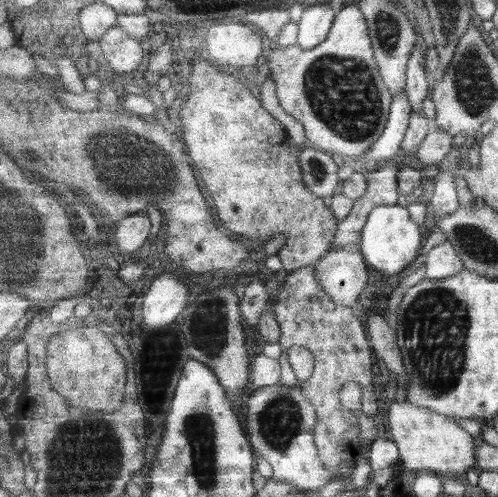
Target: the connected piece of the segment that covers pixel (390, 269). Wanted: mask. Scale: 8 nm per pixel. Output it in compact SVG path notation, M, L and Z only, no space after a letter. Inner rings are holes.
M405 201L397 205L376 206L362 230L361 240L357 248L363 253L366 262L384 273L387 278L402 276L408 264L411 264L419 255L421 244L423 244L419 224L412 219Z

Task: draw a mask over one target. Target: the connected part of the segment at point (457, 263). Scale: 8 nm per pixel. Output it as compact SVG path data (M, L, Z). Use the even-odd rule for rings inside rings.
M447 240L434 246L428 252L424 265L427 279L452 277L466 268L455 247Z

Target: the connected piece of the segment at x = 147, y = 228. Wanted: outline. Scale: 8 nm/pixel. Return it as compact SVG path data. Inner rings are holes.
M139 212L124 218L111 238L113 245L123 252L137 252L151 238L151 220L146 212Z

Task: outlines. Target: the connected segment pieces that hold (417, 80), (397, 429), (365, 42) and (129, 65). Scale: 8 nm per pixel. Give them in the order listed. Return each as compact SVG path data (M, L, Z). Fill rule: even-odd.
M417 42L416 50L410 56L408 62L408 94L410 103L413 105L415 113L423 112L423 100L429 96L429 80L427 79L427 69L425 68L426 47Z
M392 401L388 409L390 433L400 448L400 464L407 470L431 470L436 473L465 476L469 468L477 469L475 438L461 428L453 417L409 402Z
M347 4L336 14L329 37L319 46L305 49L298 44L285 48L274 45L267 57L267 64L271 71L270 77L277 83L281 106L302 124L307 144L331 154L361 157L380 140L390 119L394 96L377 64L368 21L357 4Z
M122 27L111 28L98 41L105 58L110 62L111 69L116 73L135 74L145 58L141 41L130 36Z

